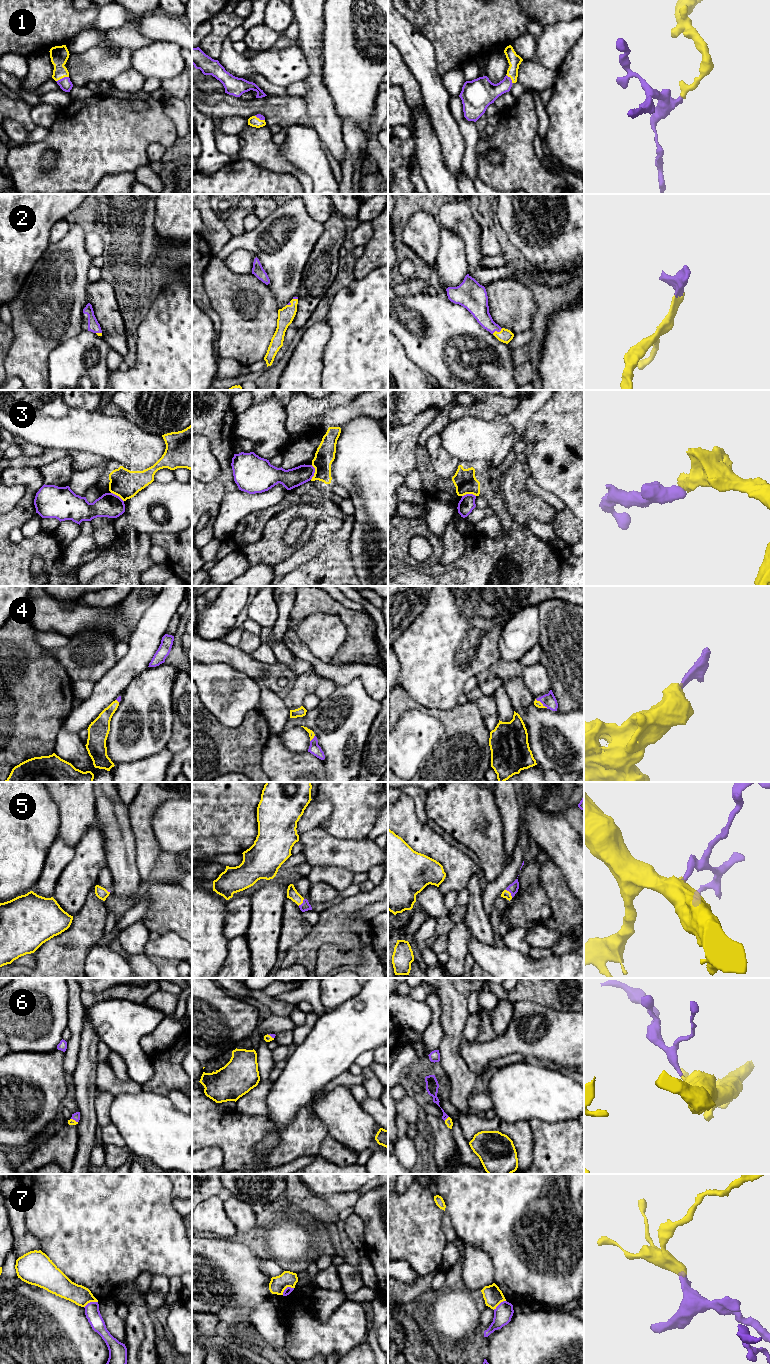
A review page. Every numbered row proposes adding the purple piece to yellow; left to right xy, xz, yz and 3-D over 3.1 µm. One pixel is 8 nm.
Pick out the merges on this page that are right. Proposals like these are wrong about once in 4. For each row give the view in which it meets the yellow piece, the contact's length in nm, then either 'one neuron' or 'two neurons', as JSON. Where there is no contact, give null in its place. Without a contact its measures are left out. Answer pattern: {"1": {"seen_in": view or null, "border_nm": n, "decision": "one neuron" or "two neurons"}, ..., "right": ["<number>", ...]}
{"1": {"seen_in": "xy", "border_nm": 110, "decision": "one neuron"}, "2": {"seen_in": "yz", "border_nm": 100, "decision": "one neuron"}, "3": {"seen_in": "xz", "border_nm": 120, "decision": "two neurons"}, "4": {"seen_in": "xz", "border_nm": 70, "decision": "one neuron"}, "5": {"seen_in": "yz", "border_nm": 90, "decision": "one neuron"}, "6": {"seen_in": "yz", "border_nm": 50, "decision": "one neuron"}, "7": {"seen_in": "xz", "border_nm": 110, "decision": "two neurons"}, "right": ["1", "2", "4", "5", "6"]}

